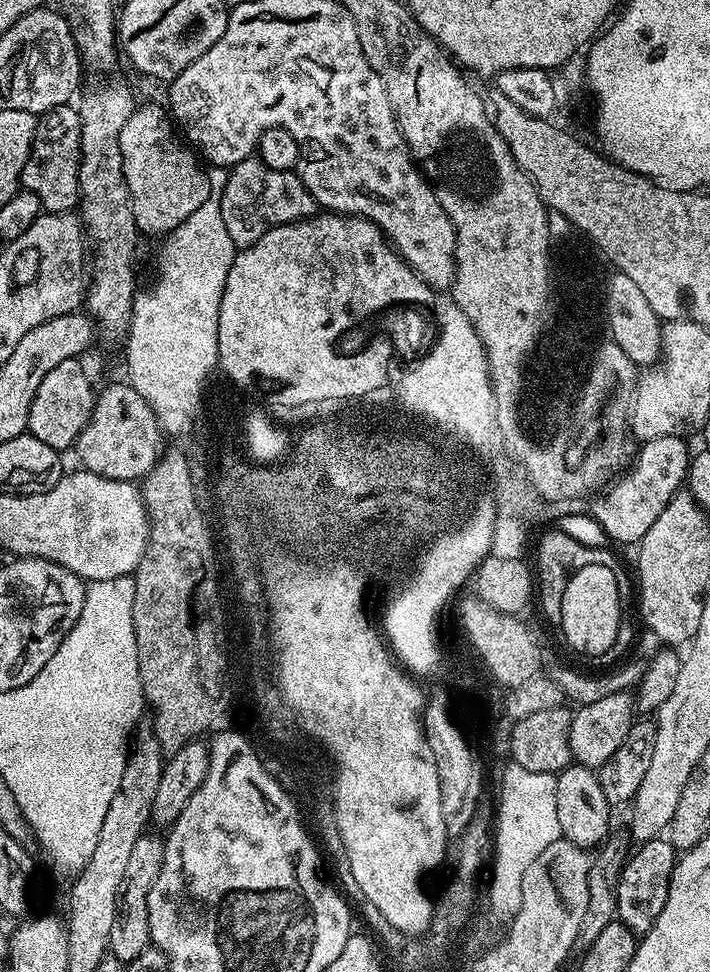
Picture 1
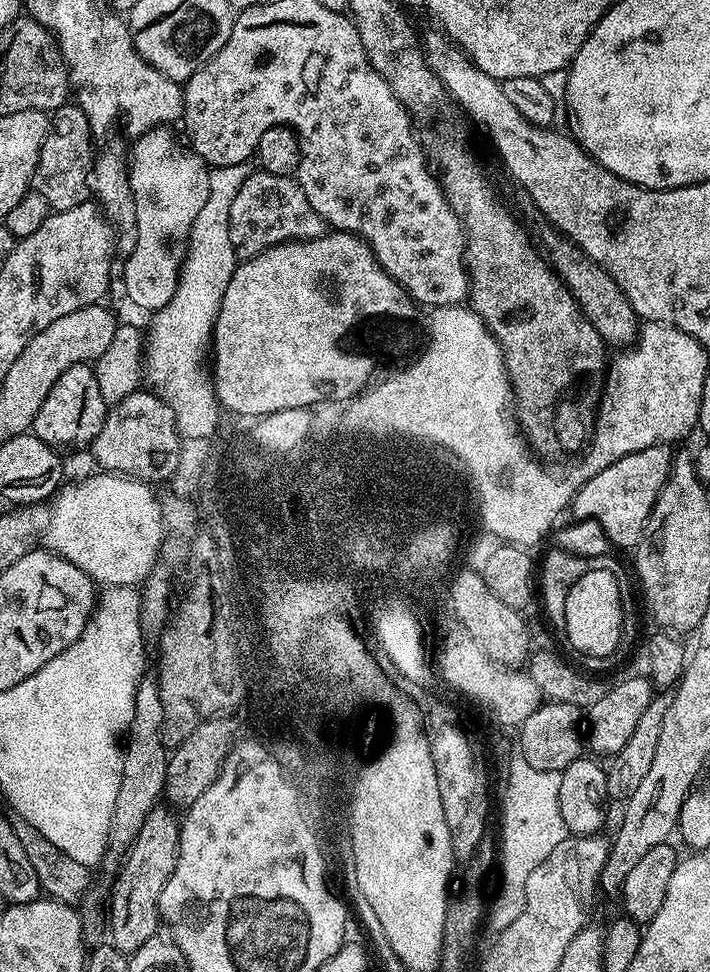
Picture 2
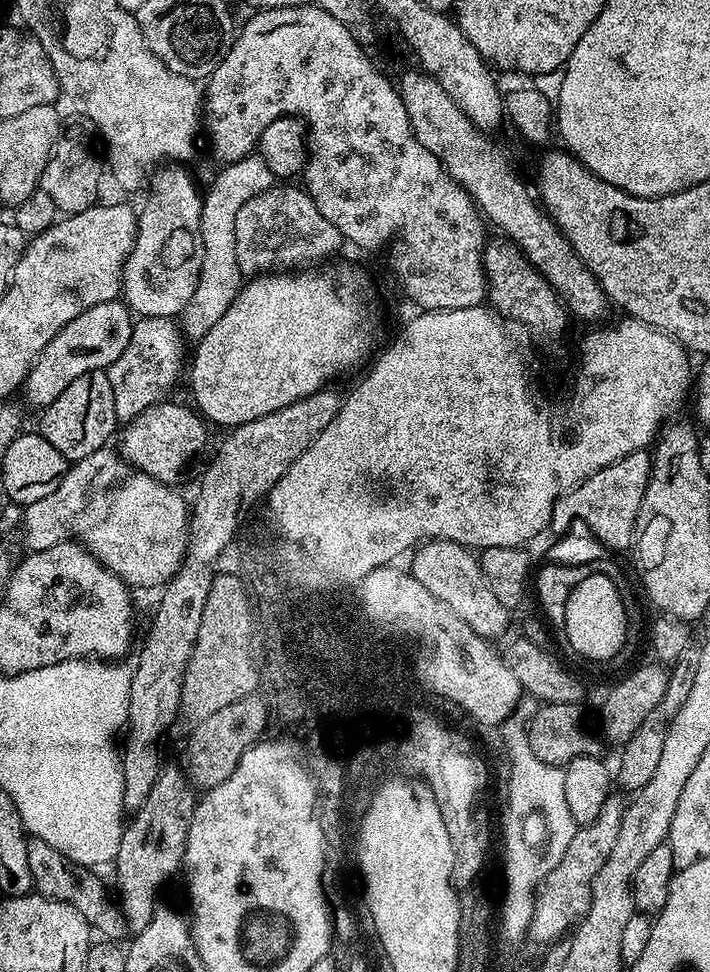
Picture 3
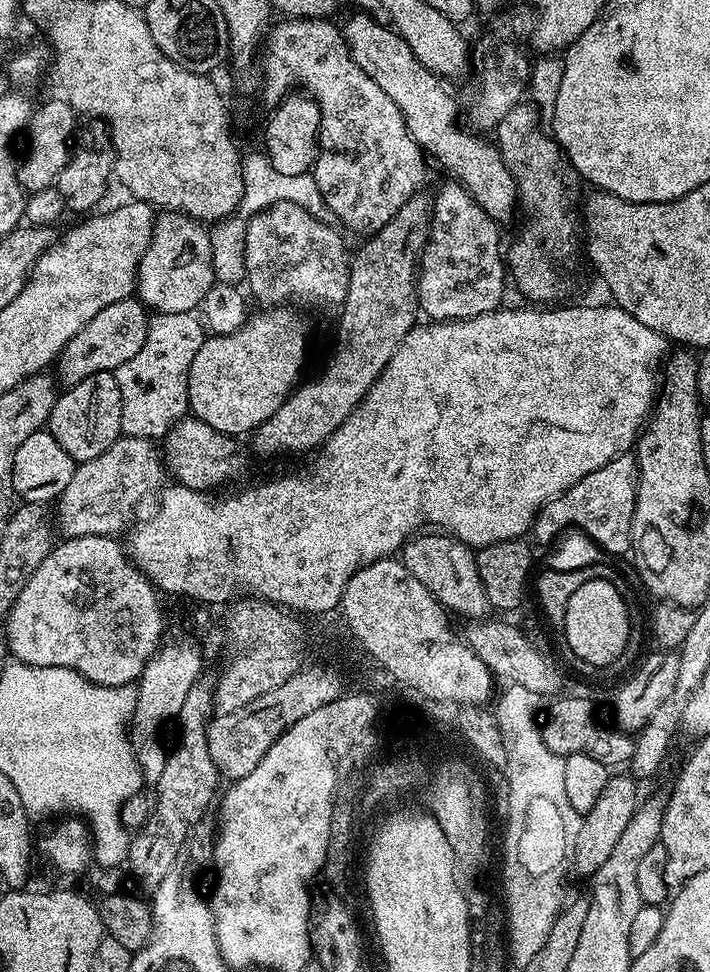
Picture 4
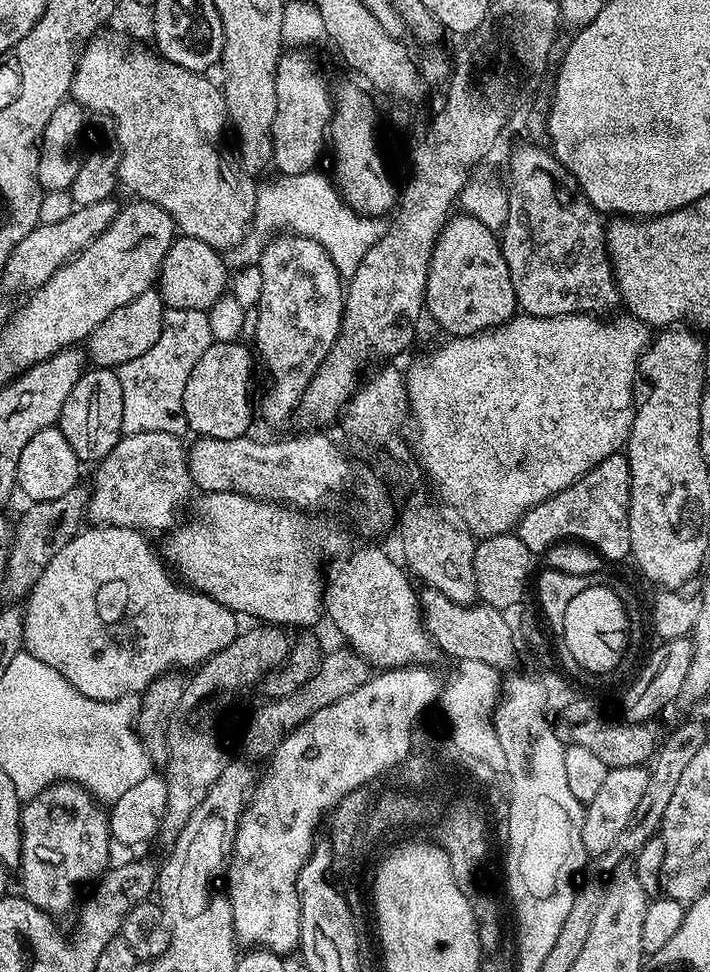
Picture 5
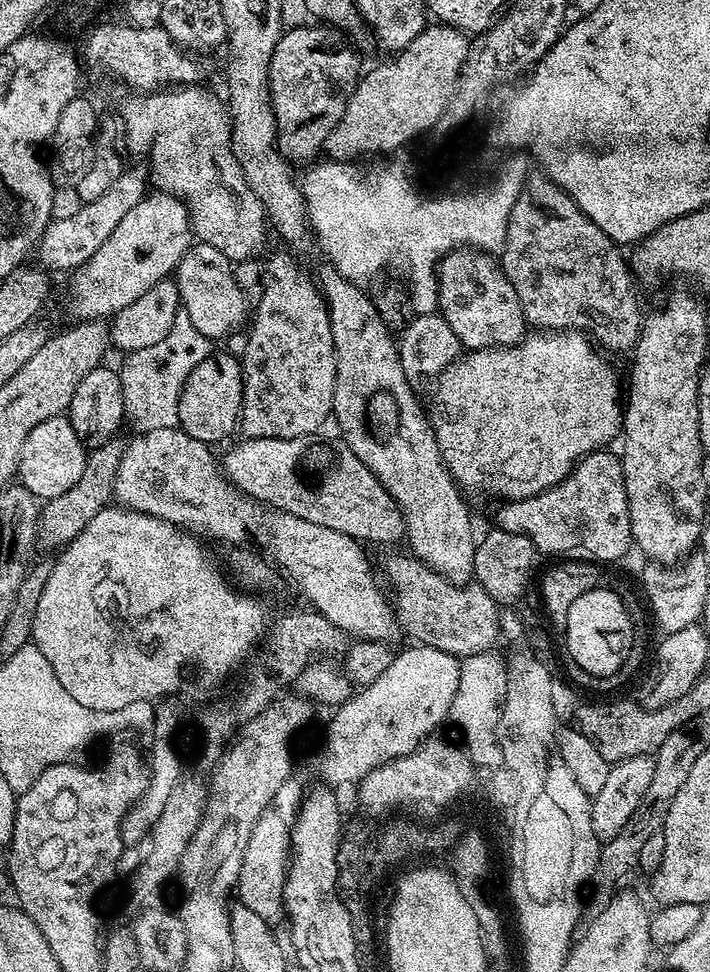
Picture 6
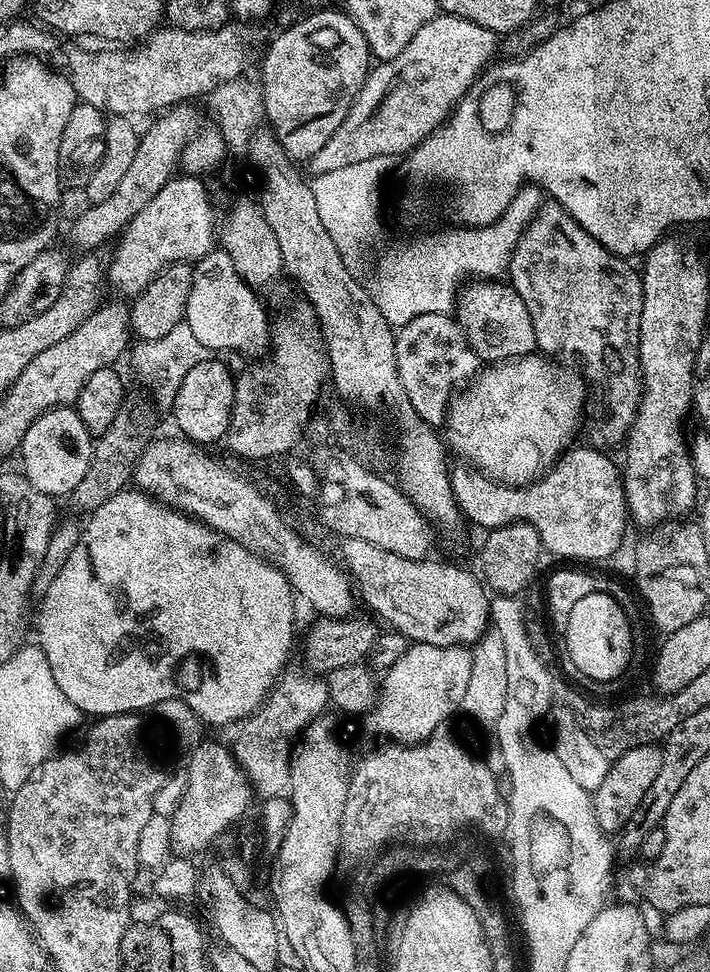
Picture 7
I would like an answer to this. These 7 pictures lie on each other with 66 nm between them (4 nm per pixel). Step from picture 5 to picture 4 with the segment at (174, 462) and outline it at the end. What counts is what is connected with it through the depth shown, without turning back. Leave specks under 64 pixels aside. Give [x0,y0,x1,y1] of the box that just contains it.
[54,435,166,538]

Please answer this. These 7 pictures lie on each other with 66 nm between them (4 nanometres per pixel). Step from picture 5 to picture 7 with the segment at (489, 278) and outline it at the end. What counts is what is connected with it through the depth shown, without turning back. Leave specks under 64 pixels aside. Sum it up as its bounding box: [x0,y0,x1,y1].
[454,282,537,362]

